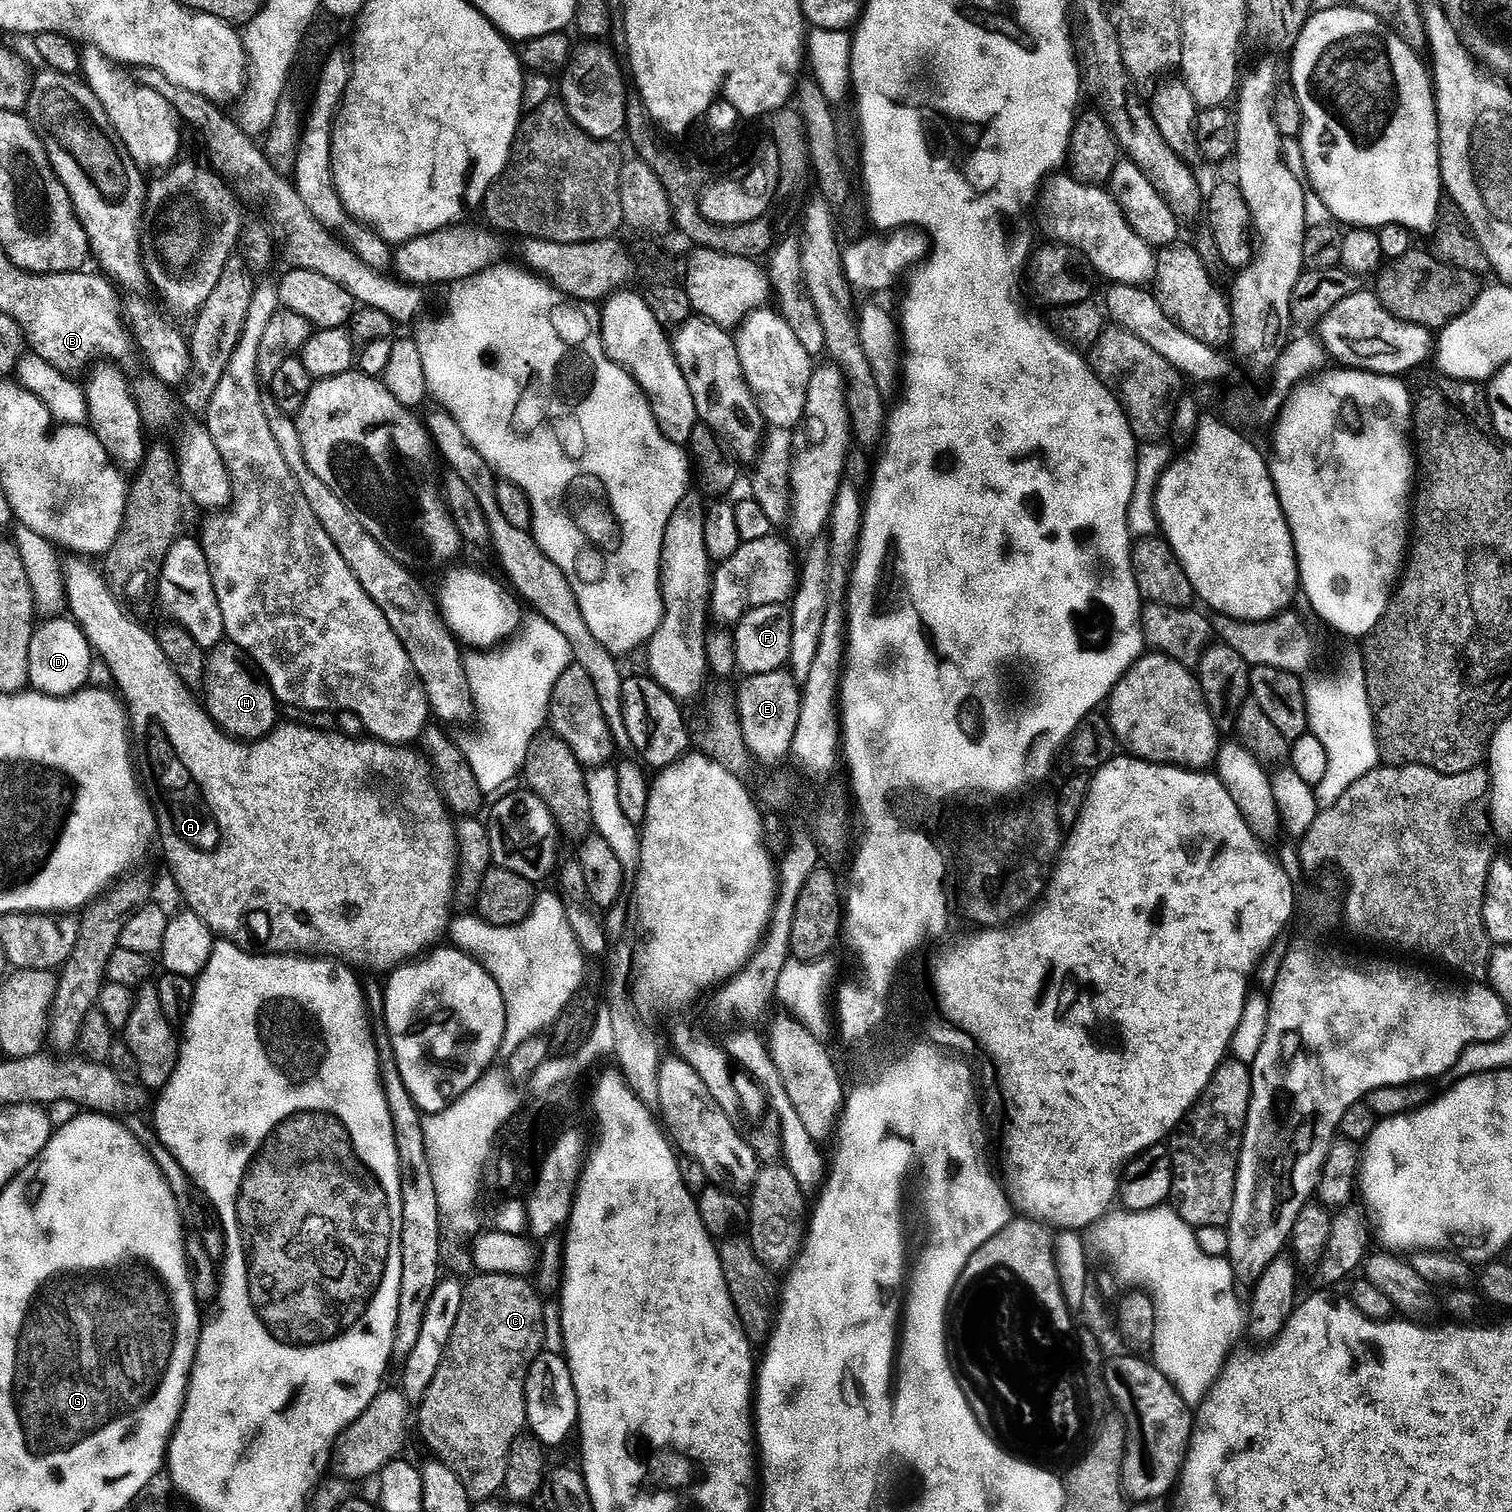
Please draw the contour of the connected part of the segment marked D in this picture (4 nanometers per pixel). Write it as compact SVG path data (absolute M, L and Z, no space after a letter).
M71 619L52 620L49 624L42 624L33 631L30 642L28 683L37 693L51 698L75 696L87 685L84 683L92 672L92 645L84 637L83 629Z

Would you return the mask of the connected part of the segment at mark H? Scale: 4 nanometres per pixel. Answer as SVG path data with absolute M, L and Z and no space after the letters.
M221 642L207 653L202 671L202 704L220 731L245 742L262 740L277 727L278 701L272 687L250 663L244 651L231 642Z

